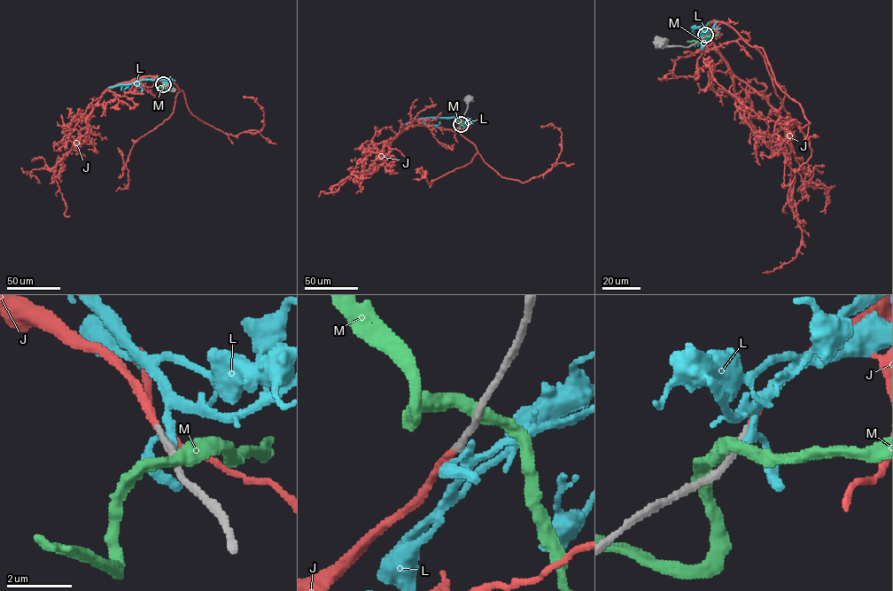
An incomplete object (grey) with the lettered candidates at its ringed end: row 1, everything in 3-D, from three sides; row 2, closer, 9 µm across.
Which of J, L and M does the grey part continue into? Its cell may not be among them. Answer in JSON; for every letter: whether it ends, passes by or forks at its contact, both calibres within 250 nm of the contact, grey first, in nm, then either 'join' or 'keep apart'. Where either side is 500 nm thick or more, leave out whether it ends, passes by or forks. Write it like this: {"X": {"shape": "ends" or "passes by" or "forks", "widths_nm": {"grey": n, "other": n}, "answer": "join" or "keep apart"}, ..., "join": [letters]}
{"J": {"shape": "ends", "widths_nm": {"grey": 240, "other": 220}, "answer": "join"}, "L": {"shape": "passes by", "widths_nm": {"grey": 280, "other": 200}, "answer": "keep apart"}, "M": {"shape": "passes by", "widths_nm": {"grey": 200, "other": 400}, "answer": "keep apart"}, "join": ["J"]}

